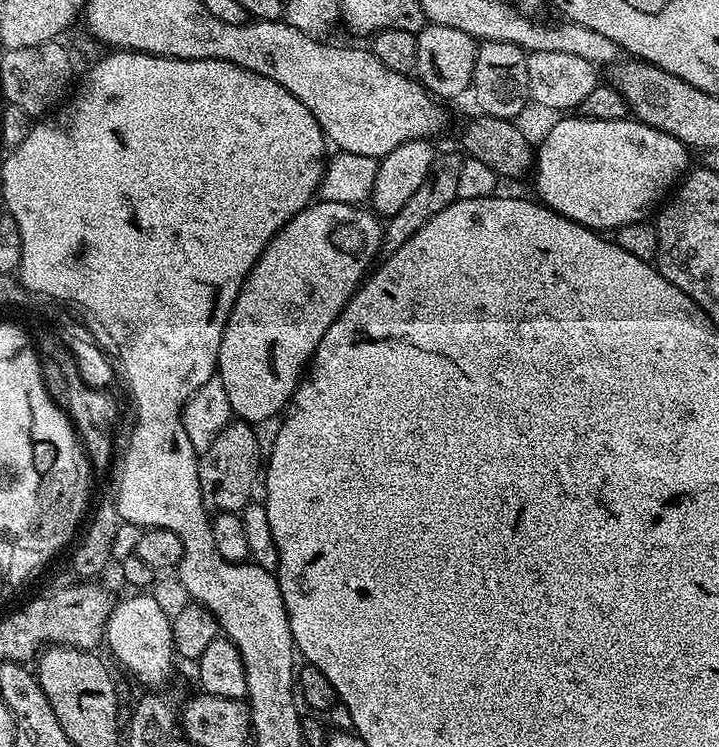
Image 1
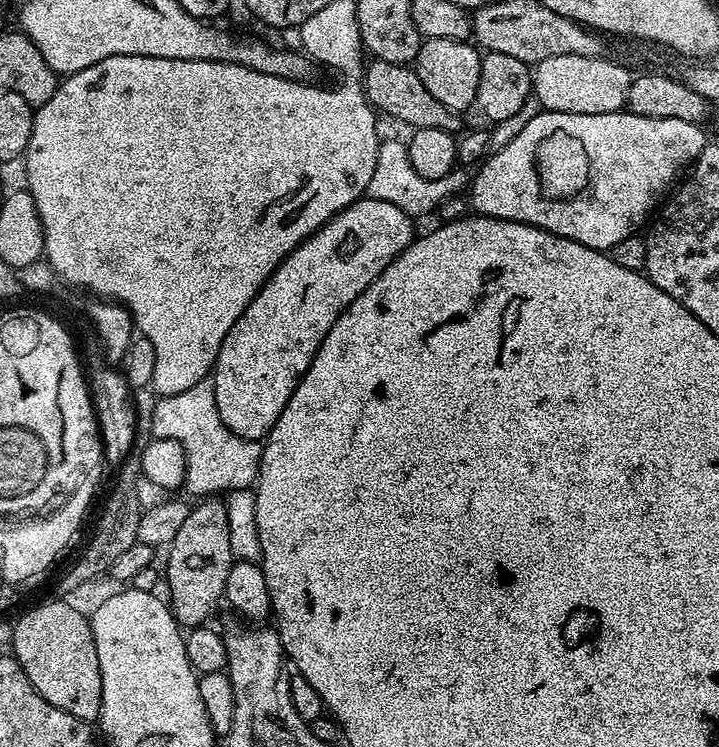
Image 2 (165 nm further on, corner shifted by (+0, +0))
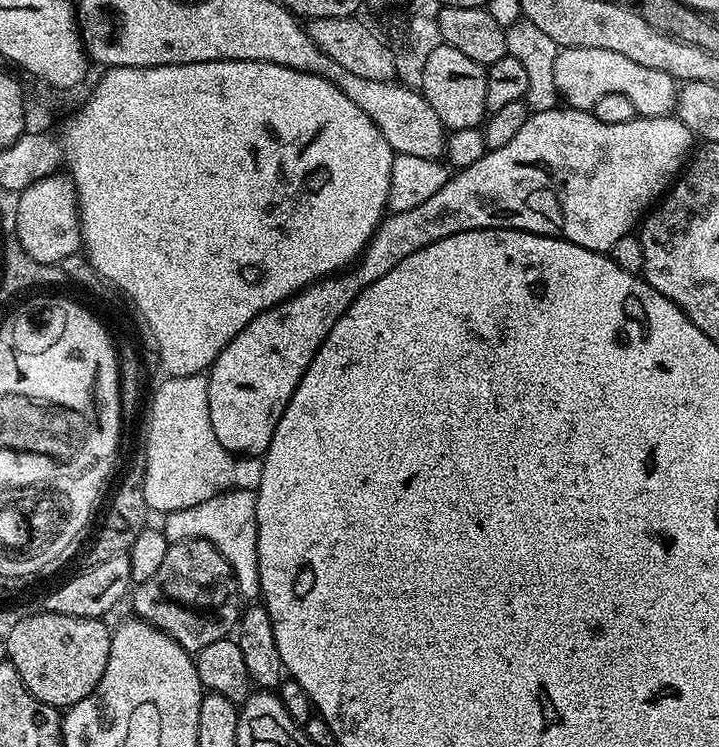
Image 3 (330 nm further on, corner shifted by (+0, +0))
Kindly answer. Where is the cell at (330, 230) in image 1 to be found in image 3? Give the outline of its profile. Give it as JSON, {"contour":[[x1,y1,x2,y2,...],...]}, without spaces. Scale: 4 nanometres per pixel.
{"contour":[[557,106,545,112,531,113,518,134,515,134,514,138,511,138,506,146,501,146,497,149,487,149,484,156,478,158,478,162,474,162,474,166,466,166,459,169,455,174,449,175,447,182,442,186,442,190,438,190,438,194,433,194,432,197,426,198,426,202,422,202,422,206,418,206,414,210,392,212,385,215,381,219,379,226,376,227,376,233,373,234,372,239,369,240,367,246,364,247,363,252,358,257,360,269,357,272,344,270,339,274,333,275,331,278,313,282,308,287,302,289,301,292,293,292,281,304,275,304,274,307,268,308,262,314,255,316,218,354,218,358,207,373,208,389,210,390,210,426,214,426,214,434,218,437,218,442,222,442,222,446,226,450,242,456,259,457,261,454,267,452,270,446,270,438,274,438,274,430,278,426,278,418,282,418,282,414,286,410,286,406,290,402,290,398,294,394,294,390,298,386,302,374,306,374,306,370,310,366,314,354,322,346,326,334,330,334,334,322,338,322,338,318,342,318,342,314,346,314,346,310,354,302,354,298,360,293,361,288,370,286,378,278,382,278,382,274,390,274,390,270,394,270,394,266,398,266,398,262,402,262,402,258,410,258,410,254,414,254,414,250,422,250,422,246,430,246,430,242,438,242,450,234,462,234,466,230,478,230,479,228,517,228,520,232,533,232,539,236,557,236,560,240,569,240,586,250,594,250,595,252,603,252,605,254,611,253,614,242,618,242,618,238,629,235,637,227,641,217,671,189,674,181,679,177,682,169,685,167,690,153,693,151,692,143,694,143,694,137,692,131,679,118,672,114,667,116,637,115,635,117,636,120,599,120,598,117,592,115,596,114,588,110,569,108,567,106]]}

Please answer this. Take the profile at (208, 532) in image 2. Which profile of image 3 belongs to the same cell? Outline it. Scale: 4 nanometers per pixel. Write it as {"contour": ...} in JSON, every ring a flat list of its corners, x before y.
{"contour":[[179,540,177,544,169,544,166,558,154,578,146,578,146,582,135,585,130,592,132,608,139,619,162,630,178,646,182,646,190,654,198,653,202,646,210,646,210,642,225,639,235,629,242,611,242,597,238,590,238,582,234,578,234,570,230,570,230,562,222,558,222,554,210,542,205,540]]}

